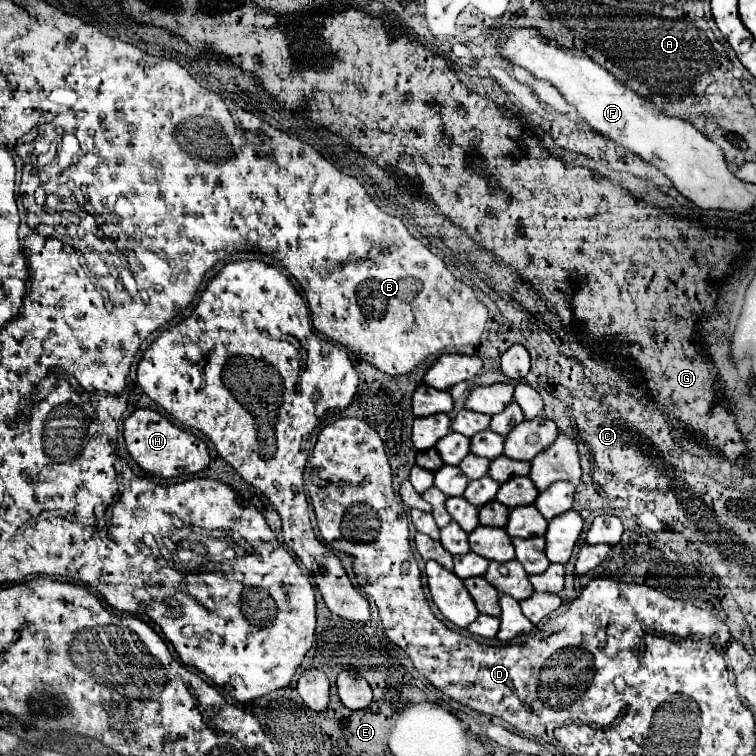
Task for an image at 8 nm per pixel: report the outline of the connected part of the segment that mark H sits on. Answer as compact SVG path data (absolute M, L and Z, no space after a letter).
M136 410L134 414L130 414L124 422L124 440L130 456L144 472L152 476L180 478L188 474L198 474L210 462L208 448L200 438L176 428L168 418L160 416L154 410Z

